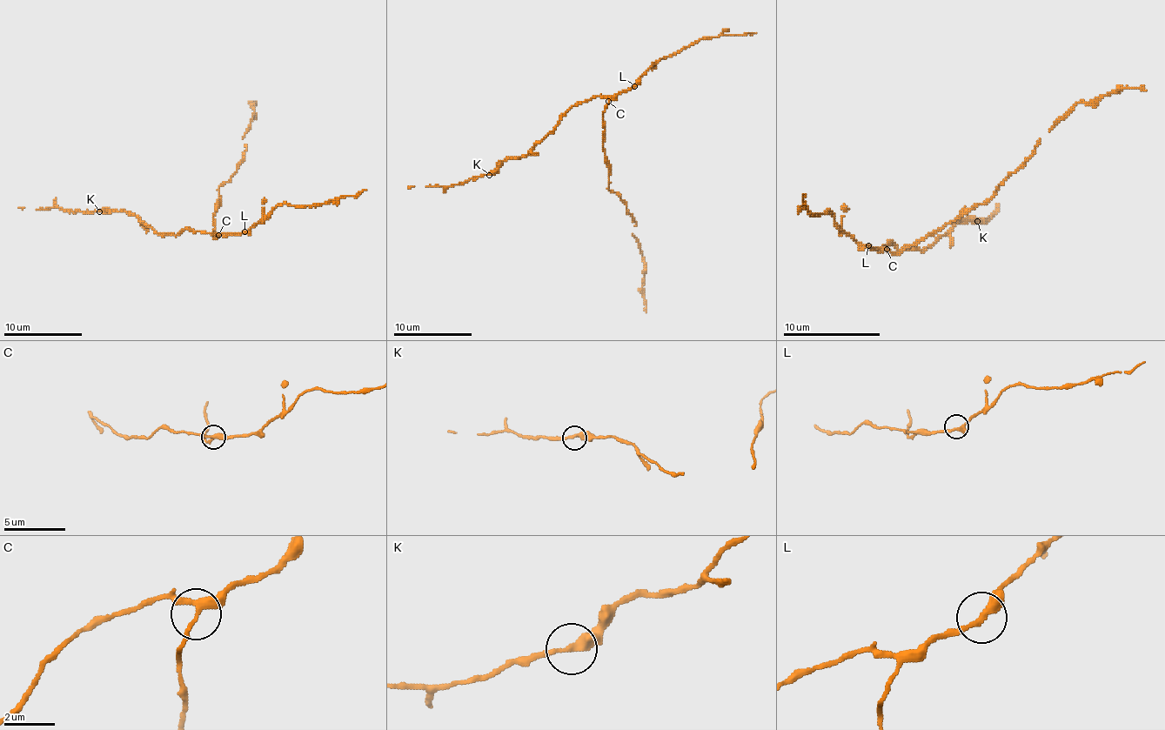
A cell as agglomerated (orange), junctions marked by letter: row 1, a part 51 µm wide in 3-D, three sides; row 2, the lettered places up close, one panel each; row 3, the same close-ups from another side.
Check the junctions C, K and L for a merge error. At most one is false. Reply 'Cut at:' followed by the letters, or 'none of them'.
Cut at: none of them

